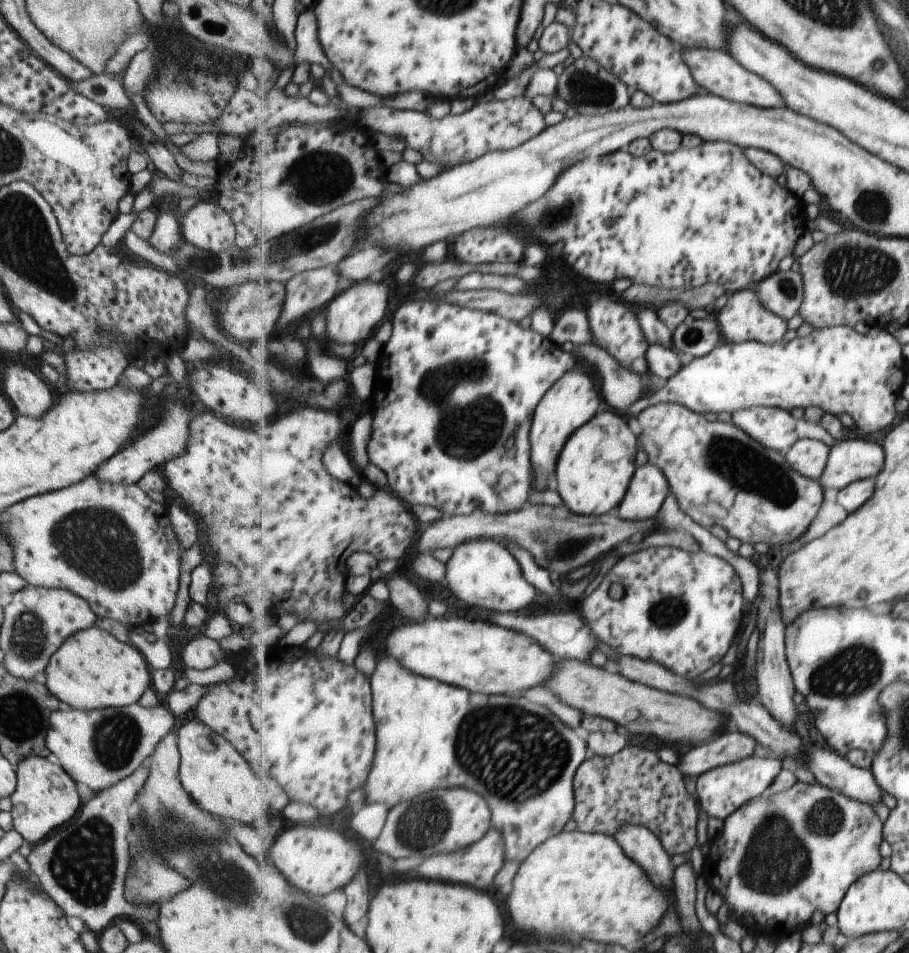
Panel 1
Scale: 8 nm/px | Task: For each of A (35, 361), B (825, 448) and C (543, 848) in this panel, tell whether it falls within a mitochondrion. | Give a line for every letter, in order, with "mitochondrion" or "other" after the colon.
A: other
B: other
C: other

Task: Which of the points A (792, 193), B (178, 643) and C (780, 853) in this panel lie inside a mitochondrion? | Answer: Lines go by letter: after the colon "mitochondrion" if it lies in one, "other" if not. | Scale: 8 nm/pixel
A: other
B: other
C: mitochondrion

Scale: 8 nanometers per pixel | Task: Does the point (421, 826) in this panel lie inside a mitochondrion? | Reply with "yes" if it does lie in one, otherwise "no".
yes

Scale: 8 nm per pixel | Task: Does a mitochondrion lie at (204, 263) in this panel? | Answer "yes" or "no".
yes

